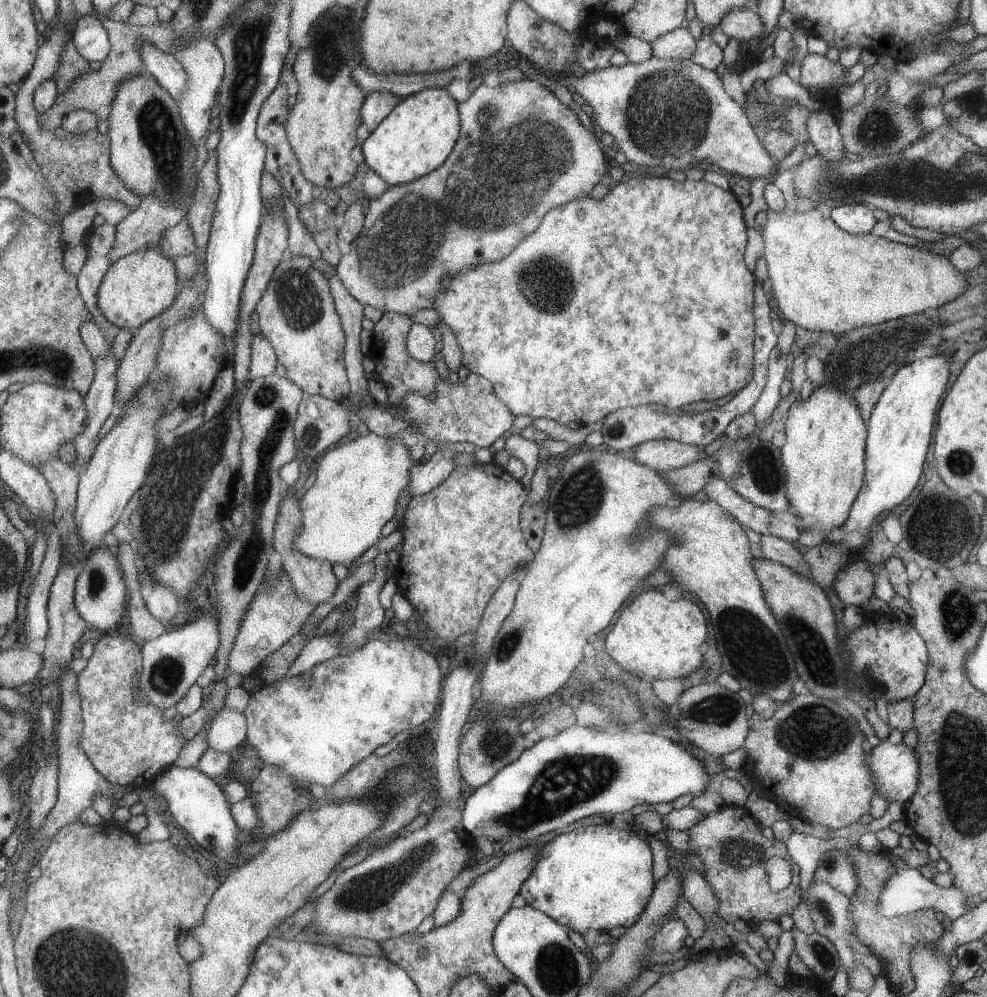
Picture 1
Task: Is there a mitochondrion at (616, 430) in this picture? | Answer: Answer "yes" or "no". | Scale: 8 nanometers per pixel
yes

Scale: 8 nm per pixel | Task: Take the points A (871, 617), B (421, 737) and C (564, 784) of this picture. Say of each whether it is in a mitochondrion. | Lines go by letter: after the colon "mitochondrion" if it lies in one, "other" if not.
A: other
B: other
C: mitochondrion

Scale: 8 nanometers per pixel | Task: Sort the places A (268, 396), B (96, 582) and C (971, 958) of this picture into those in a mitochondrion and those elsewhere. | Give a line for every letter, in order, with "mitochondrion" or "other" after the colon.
A: mitochondrion
B: mitochondrion
C: other

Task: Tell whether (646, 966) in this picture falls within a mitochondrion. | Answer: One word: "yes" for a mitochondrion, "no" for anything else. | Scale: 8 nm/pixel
no

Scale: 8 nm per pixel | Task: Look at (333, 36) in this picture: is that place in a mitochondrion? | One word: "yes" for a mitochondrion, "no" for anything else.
yes

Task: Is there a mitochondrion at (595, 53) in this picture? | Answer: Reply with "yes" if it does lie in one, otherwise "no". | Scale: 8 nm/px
no

